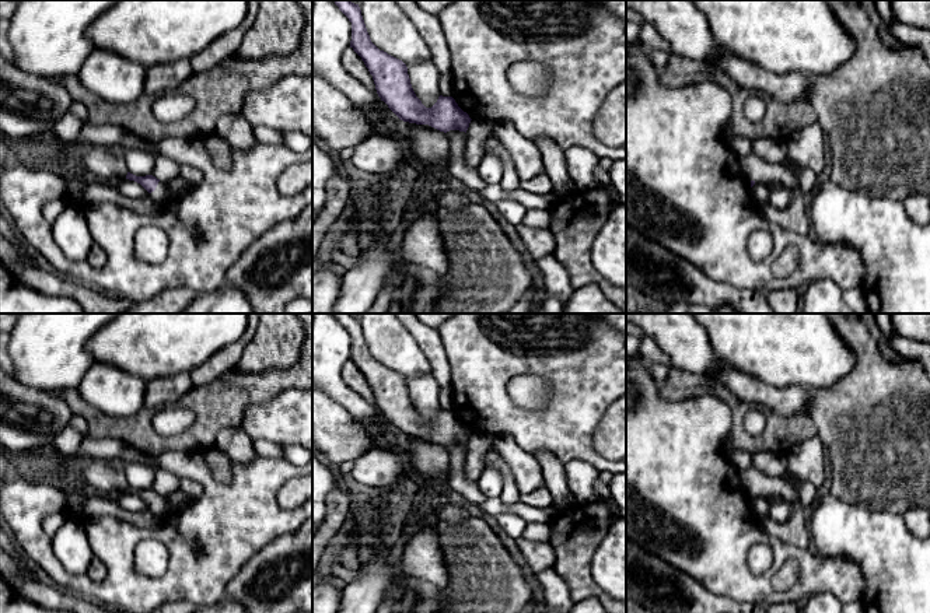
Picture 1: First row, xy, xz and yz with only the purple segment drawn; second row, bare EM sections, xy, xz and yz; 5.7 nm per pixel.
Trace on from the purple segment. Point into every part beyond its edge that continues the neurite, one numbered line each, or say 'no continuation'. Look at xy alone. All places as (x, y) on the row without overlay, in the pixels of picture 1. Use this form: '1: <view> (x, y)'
1: xy (161, 508)

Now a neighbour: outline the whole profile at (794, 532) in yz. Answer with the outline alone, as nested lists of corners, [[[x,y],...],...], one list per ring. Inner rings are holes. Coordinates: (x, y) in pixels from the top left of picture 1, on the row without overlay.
[[[749,467],[740,477],[749,494],[776,497],[784,500],[790,507],[790,518],[787,522],[766,518],[762,521],[763,529],[783,543],[797,549],[807,549],[811,543],[811,533],[797,490],[784,481],[783,477],[766,476],[755,467]]]

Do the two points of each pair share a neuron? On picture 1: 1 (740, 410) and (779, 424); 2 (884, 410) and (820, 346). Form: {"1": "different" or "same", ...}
{"1": "same", "2": "different"}

